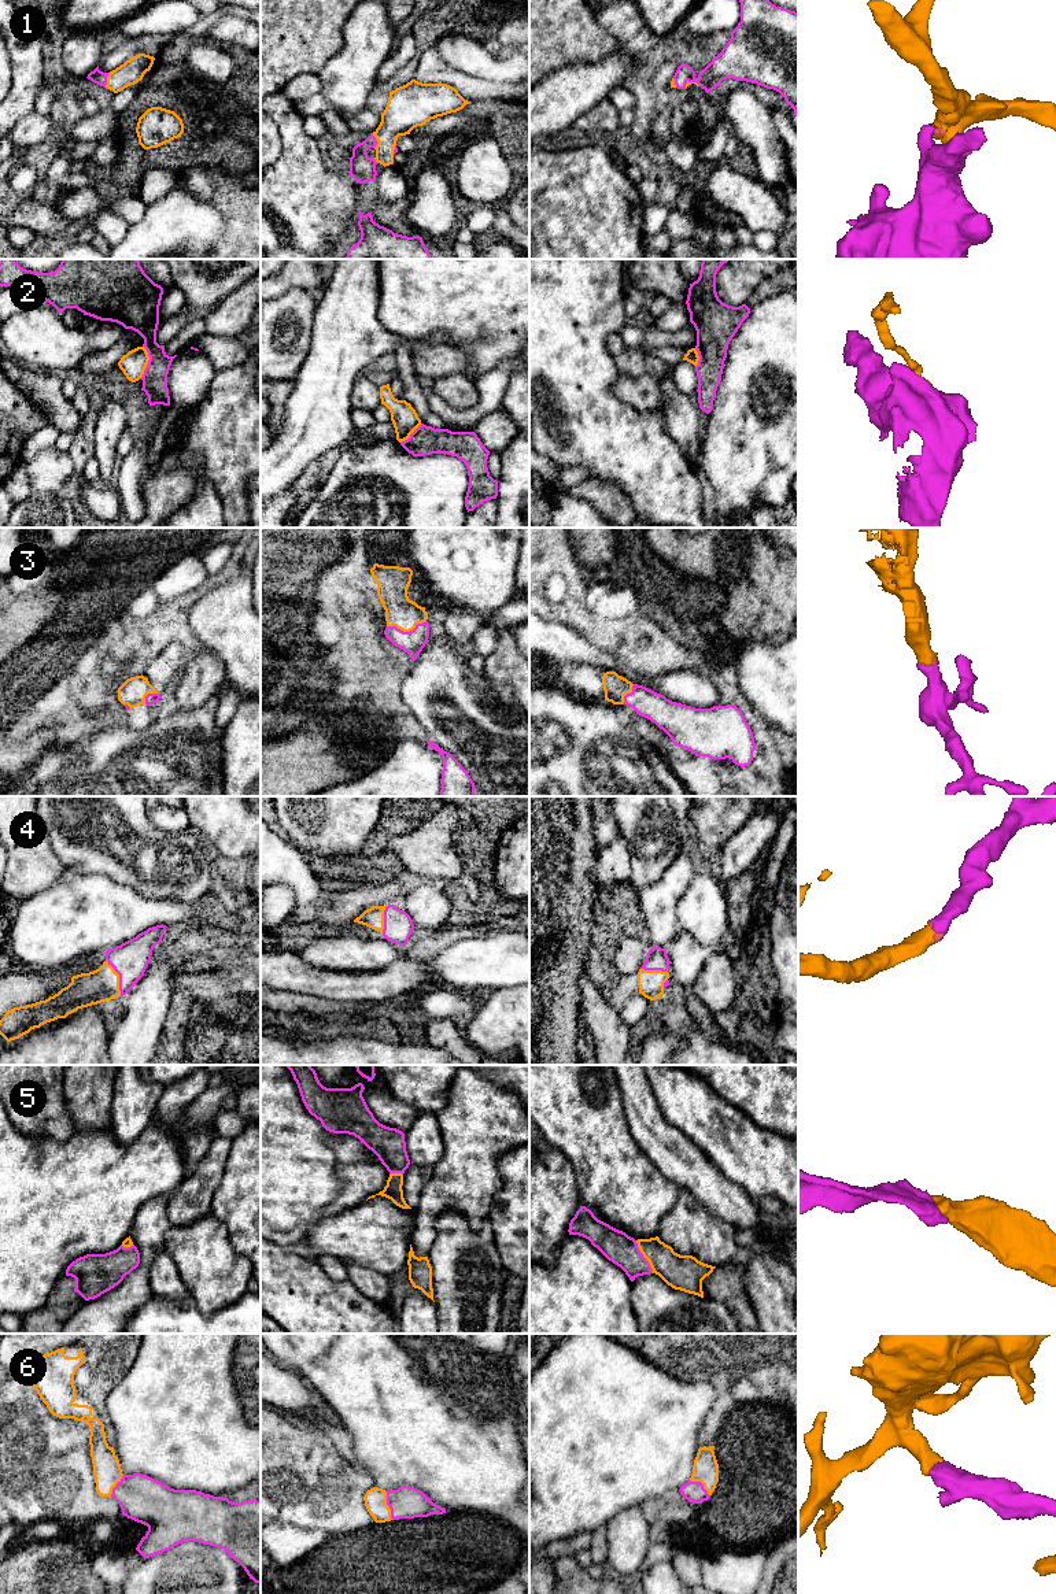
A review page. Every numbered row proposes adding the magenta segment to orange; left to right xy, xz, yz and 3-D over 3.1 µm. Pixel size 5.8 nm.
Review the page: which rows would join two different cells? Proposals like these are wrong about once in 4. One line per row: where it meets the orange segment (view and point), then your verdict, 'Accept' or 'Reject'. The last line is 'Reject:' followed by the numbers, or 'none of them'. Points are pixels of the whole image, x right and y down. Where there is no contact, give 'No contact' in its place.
1: Touches orange at xy (107, 80). Accept
2: Touches orange at xy (147, 362). Reject
3: Touches orange at xz (406, 631). Accept
4: Touches orange at xy (118, 976). Accept
5: Touches orange at yz (643, 1256). Accept
6: Touches orange at xz (387, 1505). Accept
Reject: 2

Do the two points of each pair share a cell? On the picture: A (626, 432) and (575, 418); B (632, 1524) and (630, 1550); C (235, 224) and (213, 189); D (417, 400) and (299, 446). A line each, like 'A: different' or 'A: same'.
A: same
B: same
C: same
D: different

